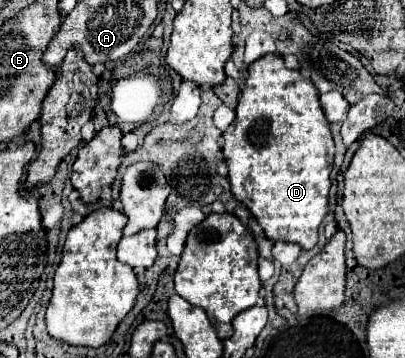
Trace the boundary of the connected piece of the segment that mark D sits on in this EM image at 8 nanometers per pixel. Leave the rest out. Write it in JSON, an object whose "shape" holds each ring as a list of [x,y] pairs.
{"shape":[[[268,53],[260,57],[248,67],[248,77],[236,107],[236,119],[222,137],[222,153],[228,165],[232,193],[258,219],[266,237],[270,241],[290,241],[302,249],[312,249],[318,243],[318,227],[328,211],[330,171],[334,163],[334,141],[316,87],[306,81],[300,71],[286,69],[280,55]]]}

